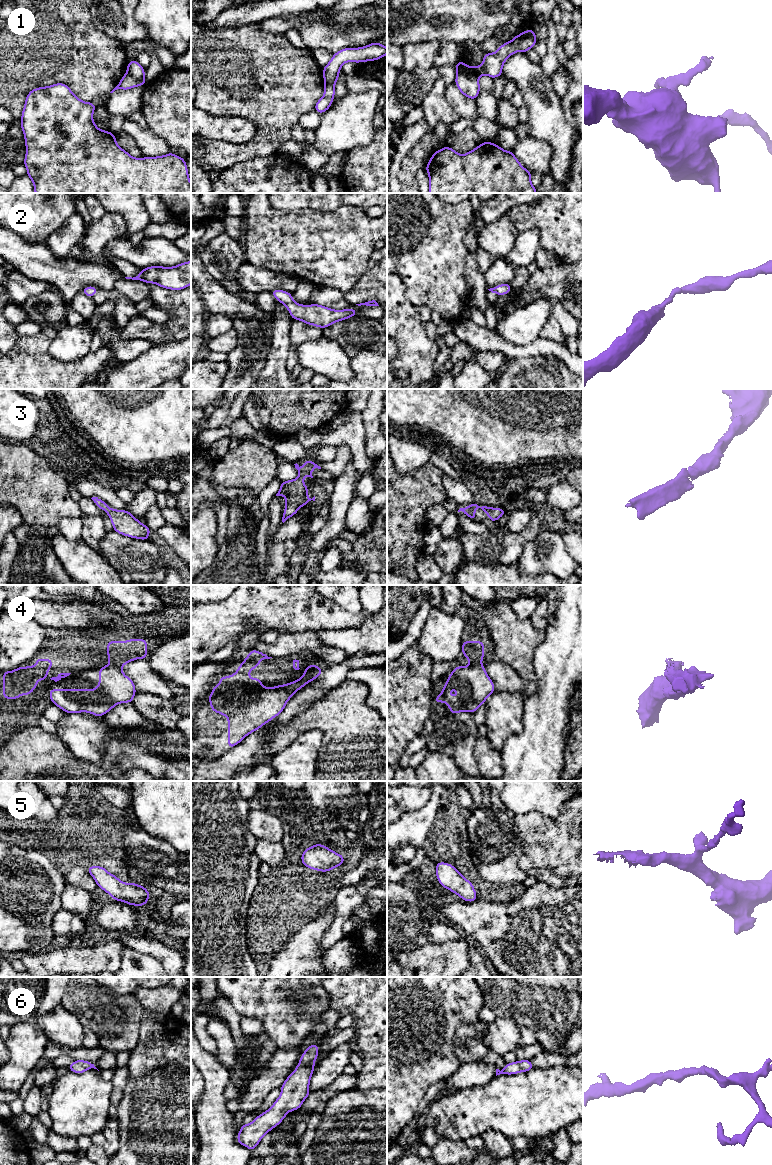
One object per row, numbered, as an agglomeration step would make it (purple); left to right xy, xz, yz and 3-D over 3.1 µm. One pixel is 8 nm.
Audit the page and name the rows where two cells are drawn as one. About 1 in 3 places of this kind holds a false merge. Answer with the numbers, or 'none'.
1, 4

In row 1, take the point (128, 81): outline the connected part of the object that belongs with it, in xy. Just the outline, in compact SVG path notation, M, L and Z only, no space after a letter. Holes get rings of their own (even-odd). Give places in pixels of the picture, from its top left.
M128 72L121 78L119 84L110 92L113 93L117 89L128 90L137 86L144 86L146 84L146 78L135 78Z

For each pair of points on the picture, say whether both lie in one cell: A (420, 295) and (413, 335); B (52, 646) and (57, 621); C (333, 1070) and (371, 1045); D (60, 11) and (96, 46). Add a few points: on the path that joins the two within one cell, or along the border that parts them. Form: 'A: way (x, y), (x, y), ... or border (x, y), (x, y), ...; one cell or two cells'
A: border (405, 287), (405, 296), (419, 307); two cells
B: border (48, 628), (56, 630), (79, 629); two cells
C: border (351, 1040), (352, 1047), (356, 1051); two cells
D: way (70, 21), (86, 42); one cell

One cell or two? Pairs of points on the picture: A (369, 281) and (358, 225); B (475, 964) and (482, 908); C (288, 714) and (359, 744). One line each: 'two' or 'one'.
A: two
B: two
C: two

